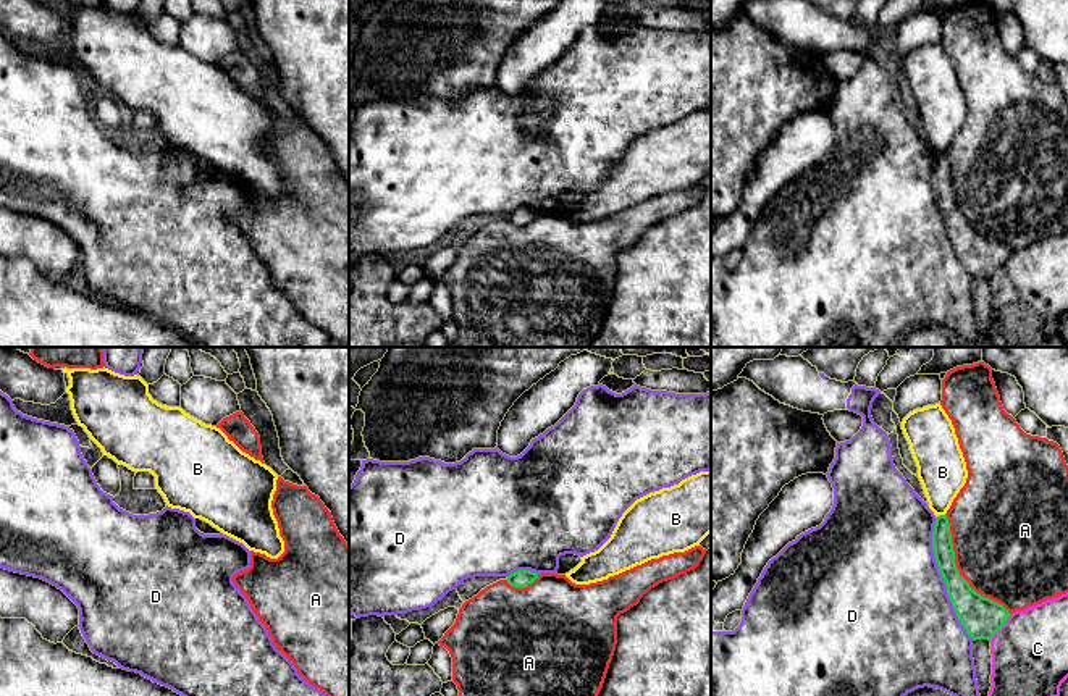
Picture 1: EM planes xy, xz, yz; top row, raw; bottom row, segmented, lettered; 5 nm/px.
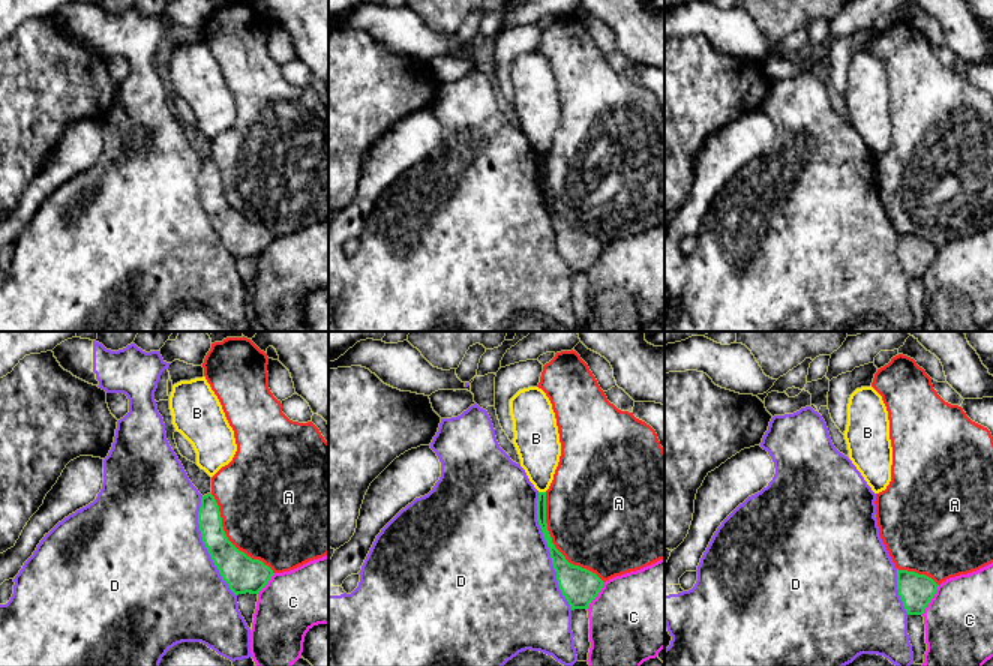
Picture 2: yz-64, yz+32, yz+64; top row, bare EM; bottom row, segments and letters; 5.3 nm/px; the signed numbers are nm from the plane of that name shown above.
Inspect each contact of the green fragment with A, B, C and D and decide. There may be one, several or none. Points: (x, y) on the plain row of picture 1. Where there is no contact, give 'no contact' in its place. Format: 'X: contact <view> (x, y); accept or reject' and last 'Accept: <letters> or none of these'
A: contact yz (957, 209); reject
B: contact yz (939, 154); reject
C: contact yz (1002, 264); reject
D: contact yz (942, 215); reject
Accept: none of these

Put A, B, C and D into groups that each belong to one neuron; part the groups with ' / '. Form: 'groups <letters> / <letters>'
groups A / B / C / D

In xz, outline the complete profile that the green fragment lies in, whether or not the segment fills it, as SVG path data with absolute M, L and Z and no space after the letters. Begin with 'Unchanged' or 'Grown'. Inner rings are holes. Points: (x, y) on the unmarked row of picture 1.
Unchanged. M517 208L507 215L507 221L514 226L527 226L538 216L538 212L530 208Z

